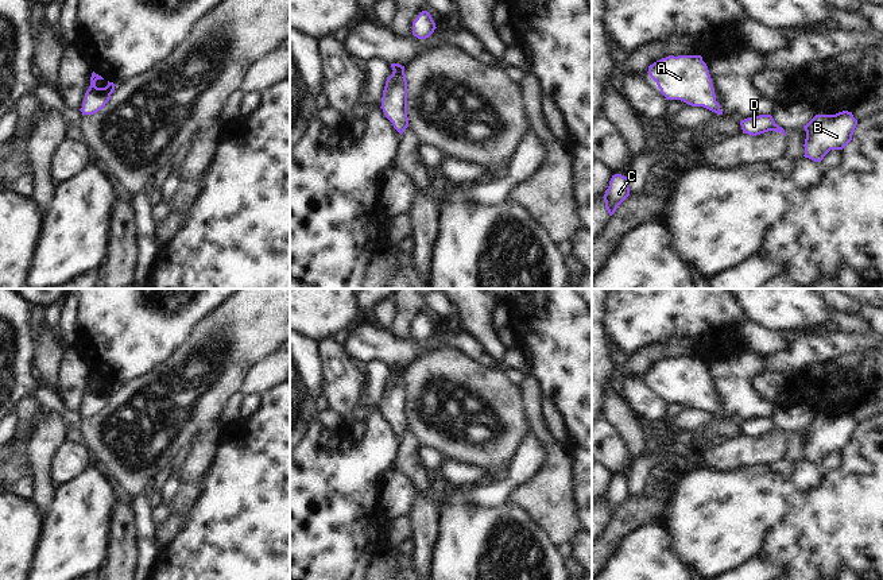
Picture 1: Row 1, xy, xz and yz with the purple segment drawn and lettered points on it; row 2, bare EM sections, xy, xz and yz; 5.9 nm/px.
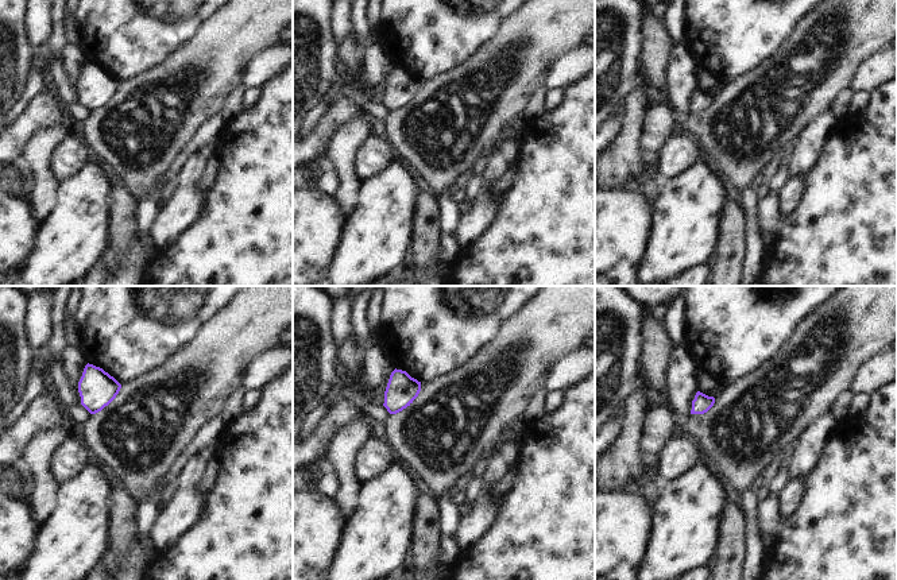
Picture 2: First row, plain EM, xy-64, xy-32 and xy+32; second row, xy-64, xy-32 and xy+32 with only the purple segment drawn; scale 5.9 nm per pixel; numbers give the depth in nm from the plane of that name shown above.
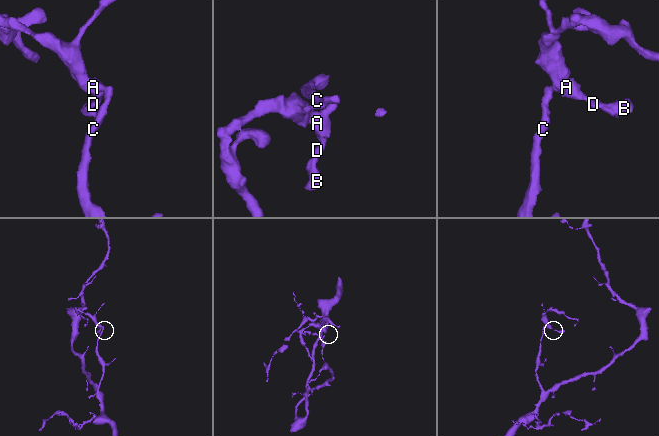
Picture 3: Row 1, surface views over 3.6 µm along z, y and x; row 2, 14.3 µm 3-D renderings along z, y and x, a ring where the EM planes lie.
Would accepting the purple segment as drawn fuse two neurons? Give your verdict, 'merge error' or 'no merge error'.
no merge error

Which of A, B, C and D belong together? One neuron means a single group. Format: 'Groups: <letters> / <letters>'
Groups: A B C D

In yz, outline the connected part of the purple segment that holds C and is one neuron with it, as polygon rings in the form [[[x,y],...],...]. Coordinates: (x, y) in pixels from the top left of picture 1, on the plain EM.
[[[621,476],[612,477],[609,488],[604,496],[605,510],[612,518],[617,509],[630,498],[628,479]]]

